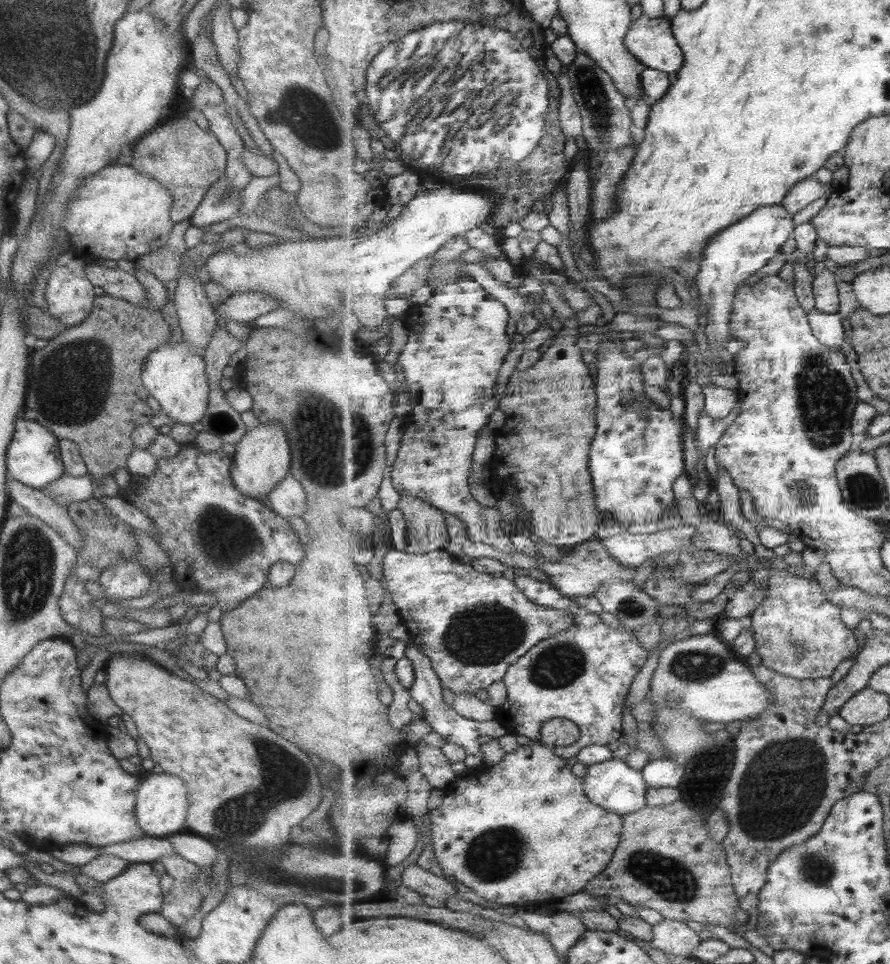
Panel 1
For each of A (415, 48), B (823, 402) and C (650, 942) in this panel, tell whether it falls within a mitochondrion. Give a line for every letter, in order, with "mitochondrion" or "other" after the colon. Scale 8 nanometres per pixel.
A: mitochondrion
B: mitochondrion
C: other

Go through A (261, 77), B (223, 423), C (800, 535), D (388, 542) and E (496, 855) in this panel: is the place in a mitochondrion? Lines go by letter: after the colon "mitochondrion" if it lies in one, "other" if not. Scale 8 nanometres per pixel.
A: other
B: mitochondrion
C: other
D: other
E: mitochondrion

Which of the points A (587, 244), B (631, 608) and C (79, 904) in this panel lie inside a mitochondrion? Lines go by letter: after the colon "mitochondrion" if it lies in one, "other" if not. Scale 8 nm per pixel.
A: other
B: mitochondrion
C: other

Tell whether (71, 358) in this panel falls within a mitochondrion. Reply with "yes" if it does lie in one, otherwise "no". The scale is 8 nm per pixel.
yes

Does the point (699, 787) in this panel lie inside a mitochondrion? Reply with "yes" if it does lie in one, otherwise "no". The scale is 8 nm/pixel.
no

